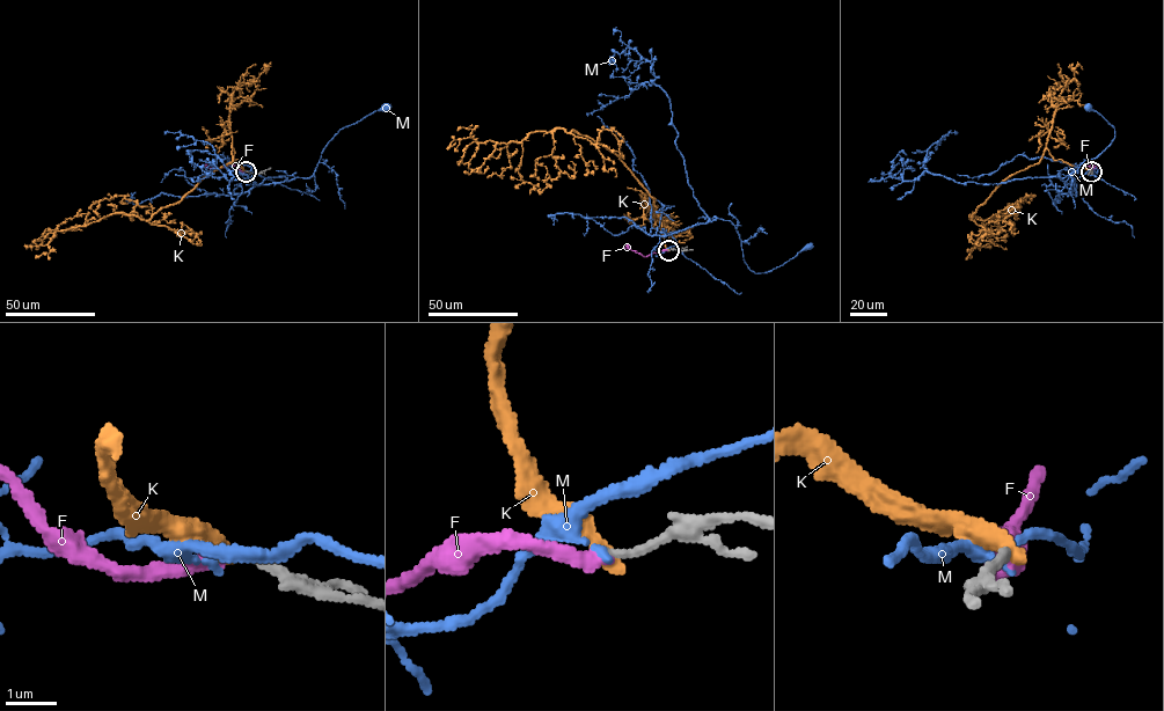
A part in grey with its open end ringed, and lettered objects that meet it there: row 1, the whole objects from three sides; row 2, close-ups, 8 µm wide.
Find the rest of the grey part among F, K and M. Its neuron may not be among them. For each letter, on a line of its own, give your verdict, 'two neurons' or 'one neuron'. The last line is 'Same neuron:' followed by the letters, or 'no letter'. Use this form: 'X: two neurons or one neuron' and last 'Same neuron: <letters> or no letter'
F: one neuron
K: two neurons
M: two neurons
Same neuron: F

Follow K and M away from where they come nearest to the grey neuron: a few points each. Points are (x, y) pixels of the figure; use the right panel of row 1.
K: (1091, 171), (1055, 160), (1046, 148), (971, 215), (983, 221), (983, 247)
M: (1091, 171), (1074, 180), (1073, 184), (1060, 177), (1096, 159), (1114, 137), (1113, 126), (1088, 107)

